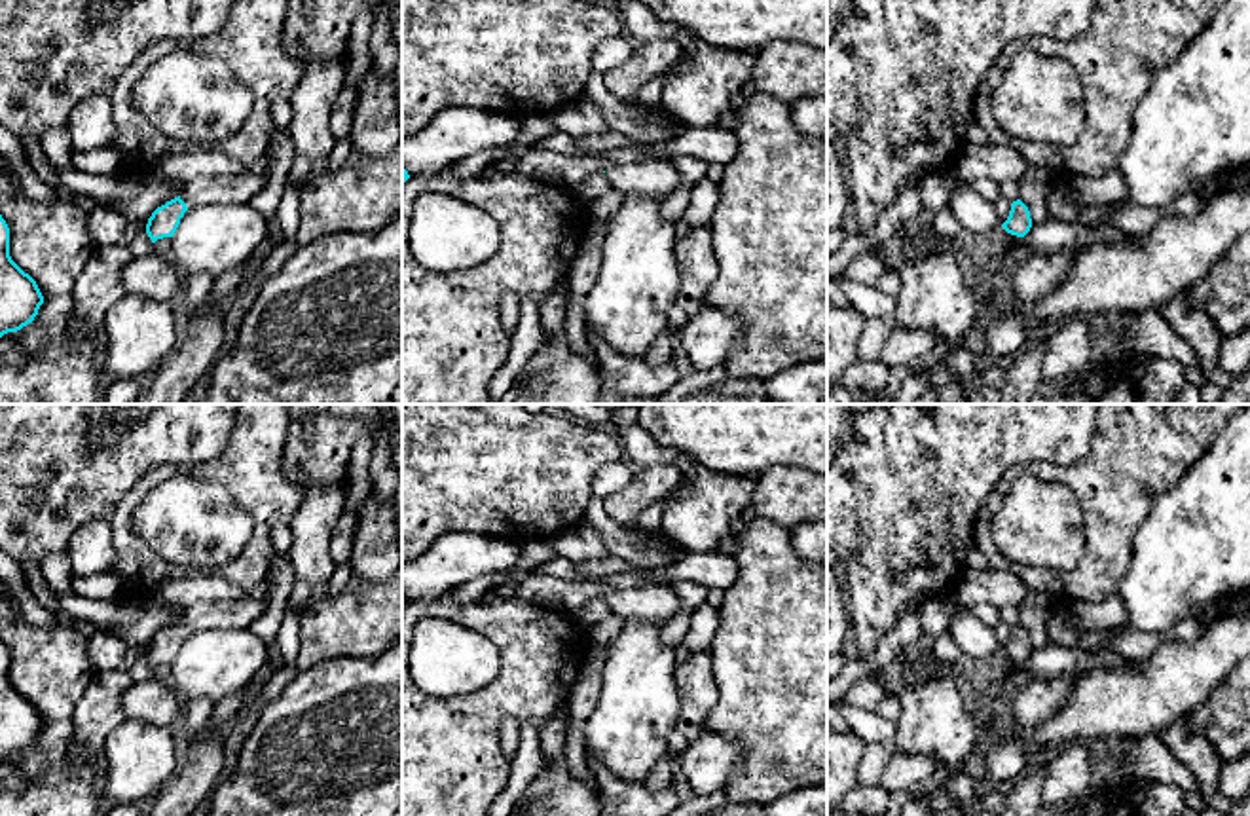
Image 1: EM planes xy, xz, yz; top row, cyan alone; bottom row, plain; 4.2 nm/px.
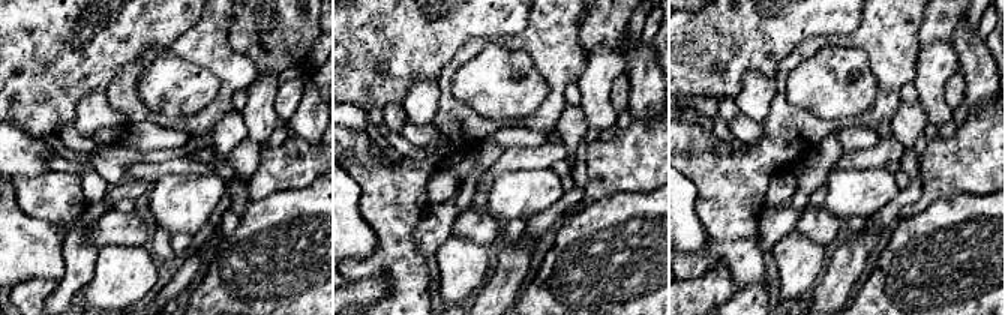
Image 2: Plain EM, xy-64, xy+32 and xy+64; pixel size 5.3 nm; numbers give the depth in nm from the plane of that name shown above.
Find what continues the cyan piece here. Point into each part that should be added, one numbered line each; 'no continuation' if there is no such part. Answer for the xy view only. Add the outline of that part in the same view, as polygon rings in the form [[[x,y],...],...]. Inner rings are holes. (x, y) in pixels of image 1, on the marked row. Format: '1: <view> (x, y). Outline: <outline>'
1: xy (238, 188). Outline: [[[241,169],[237,175],[199,176],[186,184],[180,199],[188,211],[197,205],[239,205],[248,203],[267,184],[266,173]]]

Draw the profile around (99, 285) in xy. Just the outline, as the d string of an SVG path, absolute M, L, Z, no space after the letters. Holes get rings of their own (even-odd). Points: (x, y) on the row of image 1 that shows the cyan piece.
M127 241L97 247L74 283L74 321L70 334L99 340L104 315L123 294L121 269L133 260Z

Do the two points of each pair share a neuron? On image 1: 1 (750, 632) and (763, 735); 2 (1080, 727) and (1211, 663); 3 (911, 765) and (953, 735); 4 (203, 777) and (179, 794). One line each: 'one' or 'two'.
1: one
2: one
3: two
4: one

